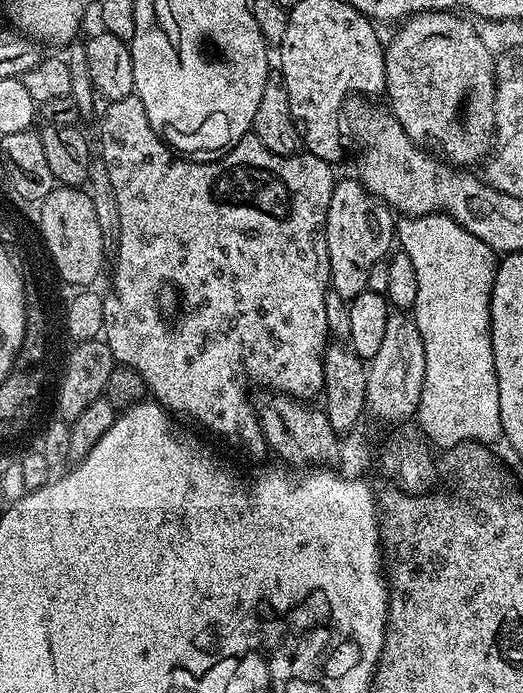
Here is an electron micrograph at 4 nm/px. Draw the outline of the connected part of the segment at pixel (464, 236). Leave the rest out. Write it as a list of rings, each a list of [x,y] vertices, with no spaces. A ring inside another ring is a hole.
[[[432,212],[429,216],[410,216],[401,219],[396,225],[395,239],[398,241],[399,247],[410,258],[410,262],[414,262],[414,271],[418,274],[418,298],[414,309],[414,319],[421,331],[422,342],[425,343],[426,352],[426,370],[425,384],[422,386],[421,400],[417,404],[414,415],[415,421],[419,421],[419,429],[423,435],[437,449],[451,450],[457,444],[466,444],[475,442],[485,446],[495,445],[496,439],[504,436],[502,430],[502,414],[498,406],[498,378],[496,377],[496,367],[494,366],[494,350],[492,349],[492,319],[490,318],[490,308],[492,307],[492,287],[494,286],[494,278],[496,277],[496,265],[498,263],[497,253],[493,252],[490,246],[486,246],[486,242],[482,242],[482,238],[476,238],[474,234],[467,232],[457,220],[452,219],[447,214]]]

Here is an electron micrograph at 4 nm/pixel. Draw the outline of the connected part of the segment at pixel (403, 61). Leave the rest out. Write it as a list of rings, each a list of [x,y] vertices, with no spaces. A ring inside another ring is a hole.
[[[420,12],[416,16],[410,16],[397,28],[400,29],[393,34],[392,41],[387,41],[384,49],[384,65],[386,66],[385,91],[386,97],[388,96],[387,107],[392,115],[396,117],[396,121],[402,126],[404,133],[413,142],[421,146],[427,146],[433,153],[439,154],[447,163],[453,166],[476,166],[472,164],[478,163],[480,159],[481,163],[491,153],[496,134],[496,60],[489,41],[483,40],[478,35],[473,35],[468,25],[461,23],[459,18],[431,16],[429,12]]]

